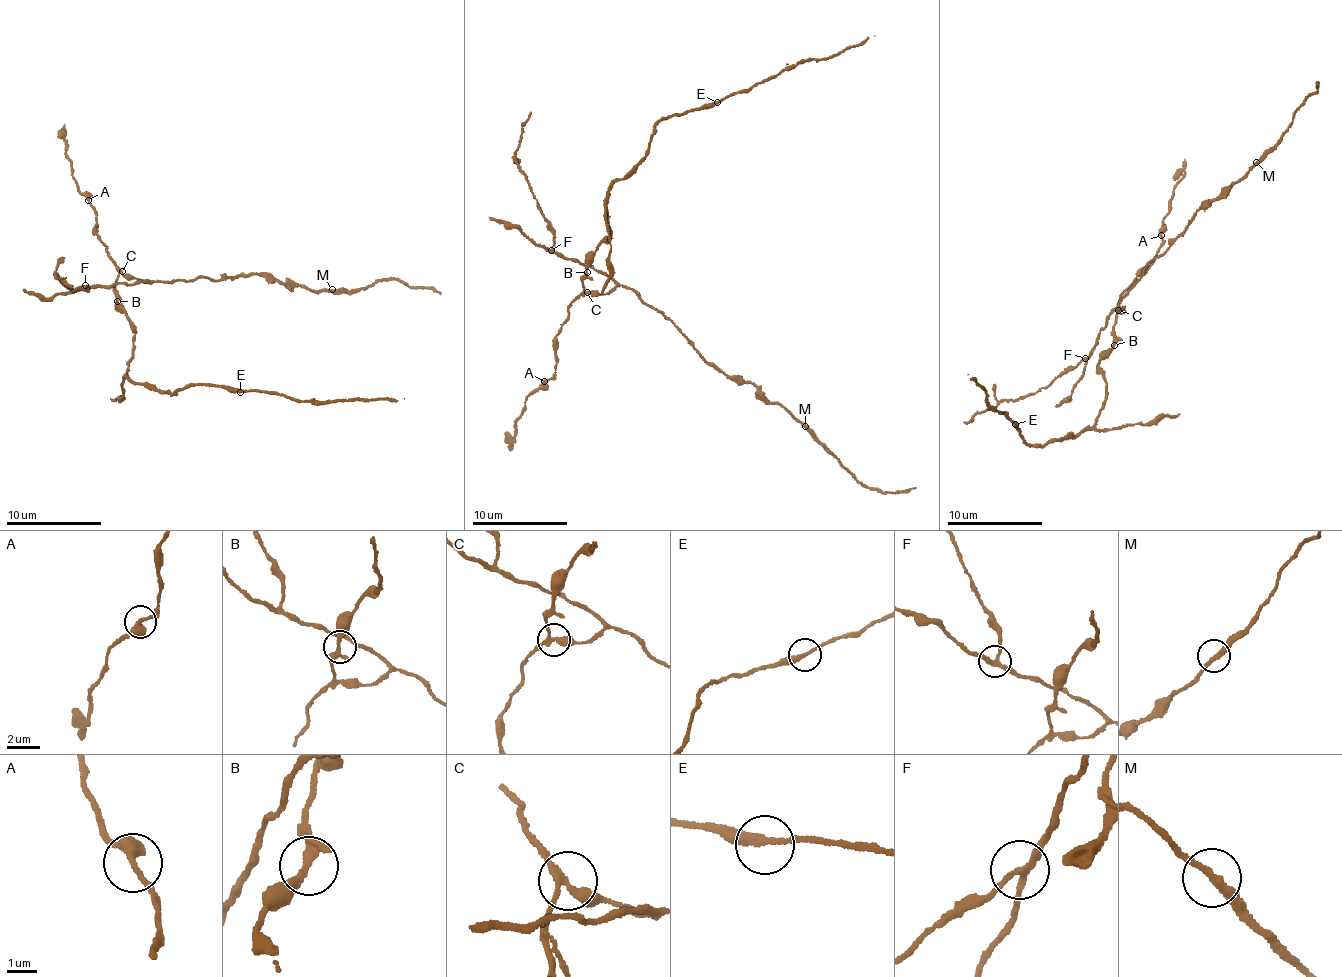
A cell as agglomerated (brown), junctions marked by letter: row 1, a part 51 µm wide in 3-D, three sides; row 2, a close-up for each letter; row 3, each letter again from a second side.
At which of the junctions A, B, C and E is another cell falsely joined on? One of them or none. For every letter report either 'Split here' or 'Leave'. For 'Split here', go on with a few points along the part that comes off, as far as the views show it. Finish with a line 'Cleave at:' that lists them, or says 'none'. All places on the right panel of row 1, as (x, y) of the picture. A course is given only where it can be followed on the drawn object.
A: Leave
B: Leave
C: Split here. Course of the part to remove: (1117, 311), (1152, 259), (1196, 211), (1262, 158), (1318, 85)
E: Leave
Cleave at: C

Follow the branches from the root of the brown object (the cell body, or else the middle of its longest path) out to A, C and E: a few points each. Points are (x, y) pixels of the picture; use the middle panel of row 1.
A: (587, 270), (581, 283), (583, 293), (568, 307), (567, 318), (557, 335), (553, 378), (544, 381)
C: (587, 270), (581, 283), (586, 291)
E: (587, 270), (602, 239), (611, 239), (608, 190), (645, 154), (653, 129), (672, 115), (711, 108), (717, 102)

